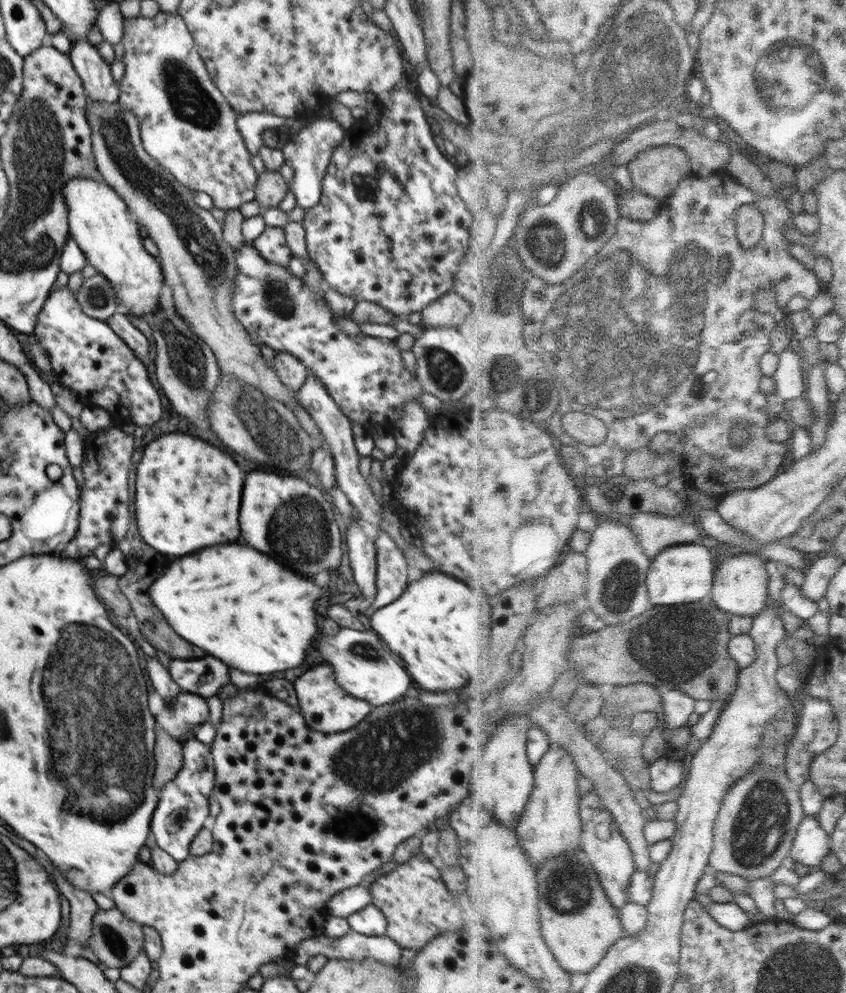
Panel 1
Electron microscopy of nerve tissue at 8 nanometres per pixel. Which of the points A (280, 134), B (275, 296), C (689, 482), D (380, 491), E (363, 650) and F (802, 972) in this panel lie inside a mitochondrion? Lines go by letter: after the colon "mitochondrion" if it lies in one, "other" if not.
A: other
B: mitochondrion
C: other
D: other
E: mitochondrion
F: mitochondrion

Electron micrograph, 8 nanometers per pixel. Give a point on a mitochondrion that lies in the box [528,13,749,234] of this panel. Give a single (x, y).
(612, 79)

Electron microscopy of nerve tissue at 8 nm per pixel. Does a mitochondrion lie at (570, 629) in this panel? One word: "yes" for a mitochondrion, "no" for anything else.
no

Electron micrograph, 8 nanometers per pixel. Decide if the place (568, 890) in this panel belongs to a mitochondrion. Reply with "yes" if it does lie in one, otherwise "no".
yes

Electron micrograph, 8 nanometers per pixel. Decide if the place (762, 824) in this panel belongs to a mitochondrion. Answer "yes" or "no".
yes

